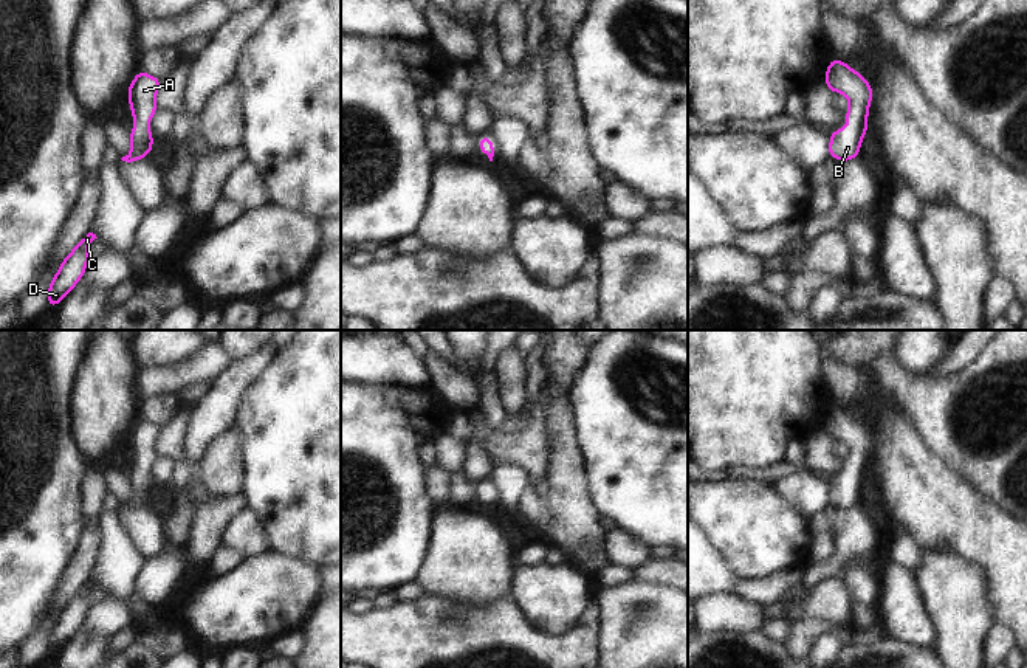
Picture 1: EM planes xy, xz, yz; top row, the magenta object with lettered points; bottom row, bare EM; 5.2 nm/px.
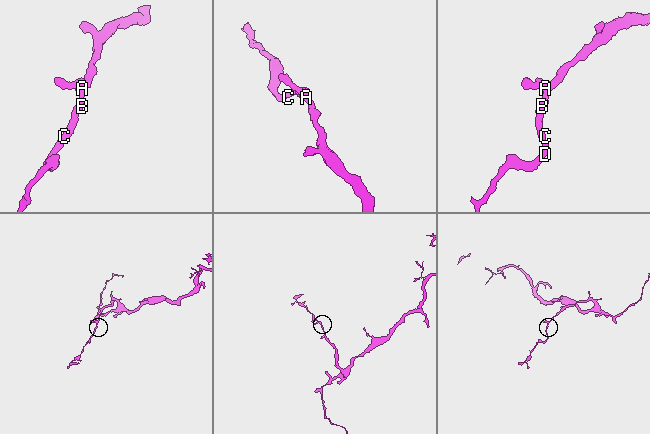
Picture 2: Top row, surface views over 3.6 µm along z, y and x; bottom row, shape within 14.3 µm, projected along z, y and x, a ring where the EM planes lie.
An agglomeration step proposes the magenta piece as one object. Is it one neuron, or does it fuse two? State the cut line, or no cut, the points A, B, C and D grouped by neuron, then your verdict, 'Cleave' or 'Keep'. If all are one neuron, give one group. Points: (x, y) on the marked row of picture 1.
No split. Groups: A B C D. Keep.

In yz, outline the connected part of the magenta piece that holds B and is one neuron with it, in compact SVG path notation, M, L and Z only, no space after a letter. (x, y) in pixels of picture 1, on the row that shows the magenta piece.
M830 60L824 82L830 91L841 91L849 98L846 113L849 126L830 133L829 157L849 161L860 157L860 143L867 133L867 108L872 99L871 84L844 60Z

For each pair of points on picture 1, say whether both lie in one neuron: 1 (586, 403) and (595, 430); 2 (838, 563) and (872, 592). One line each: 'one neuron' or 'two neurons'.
1: one neuron
2: two neurons

